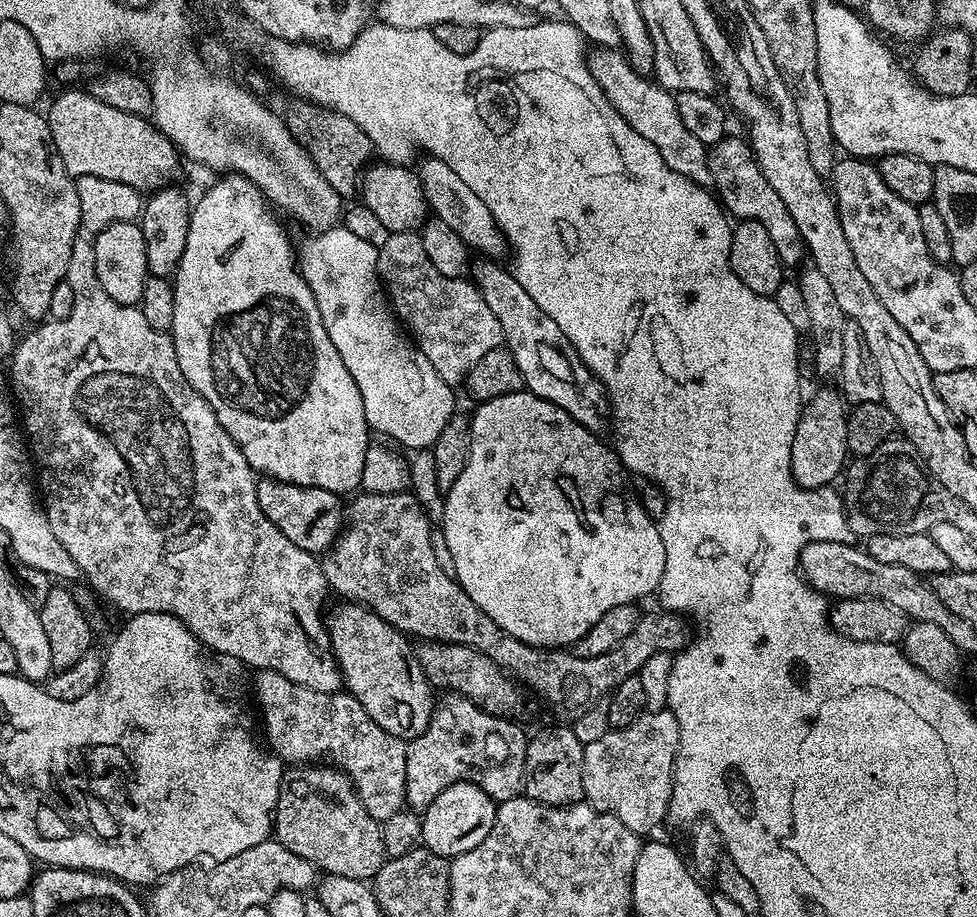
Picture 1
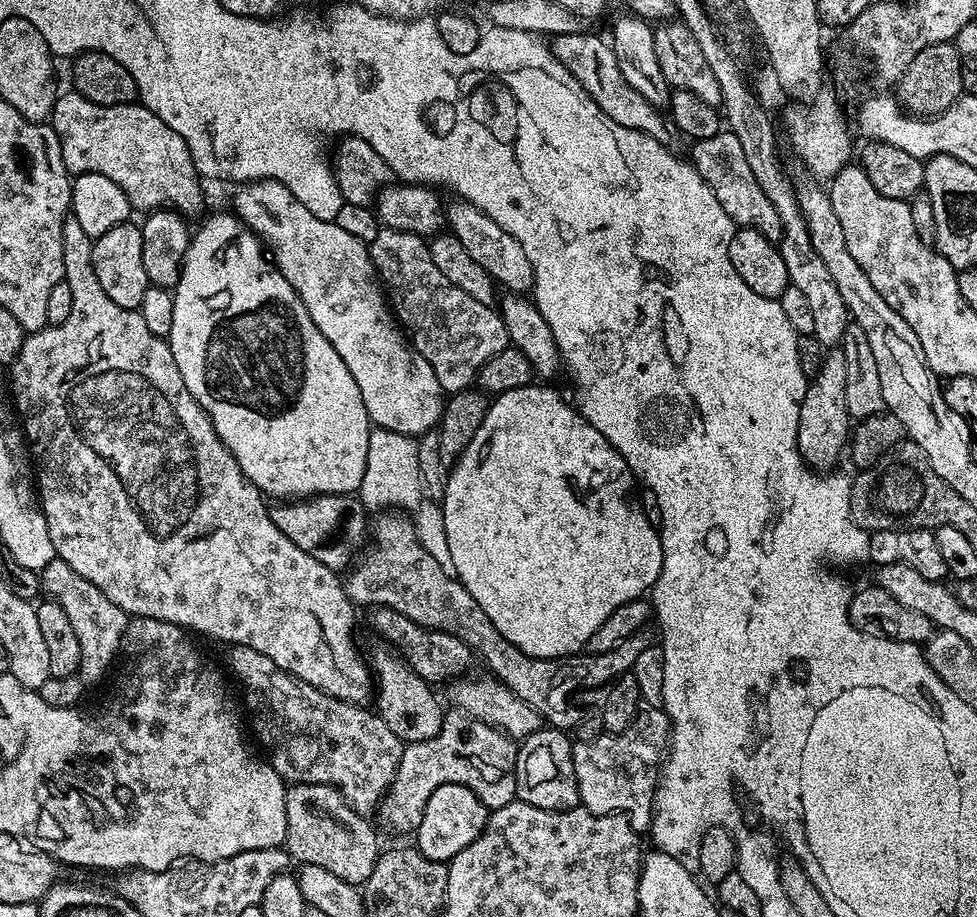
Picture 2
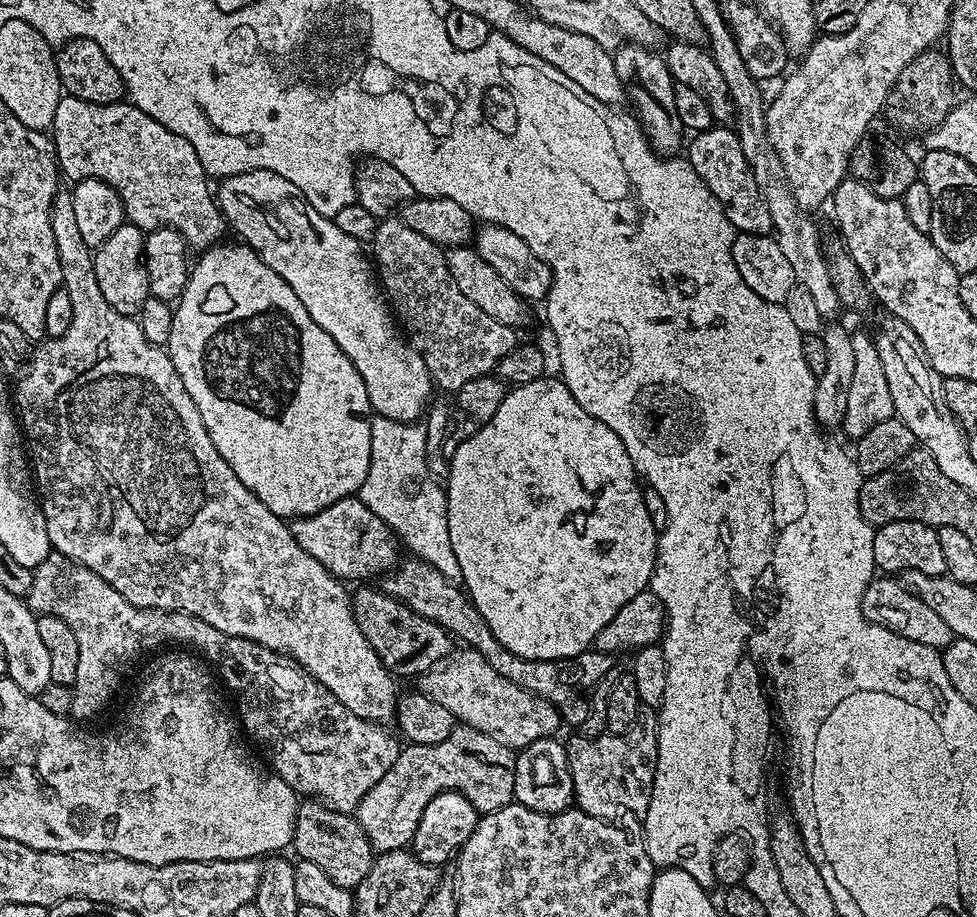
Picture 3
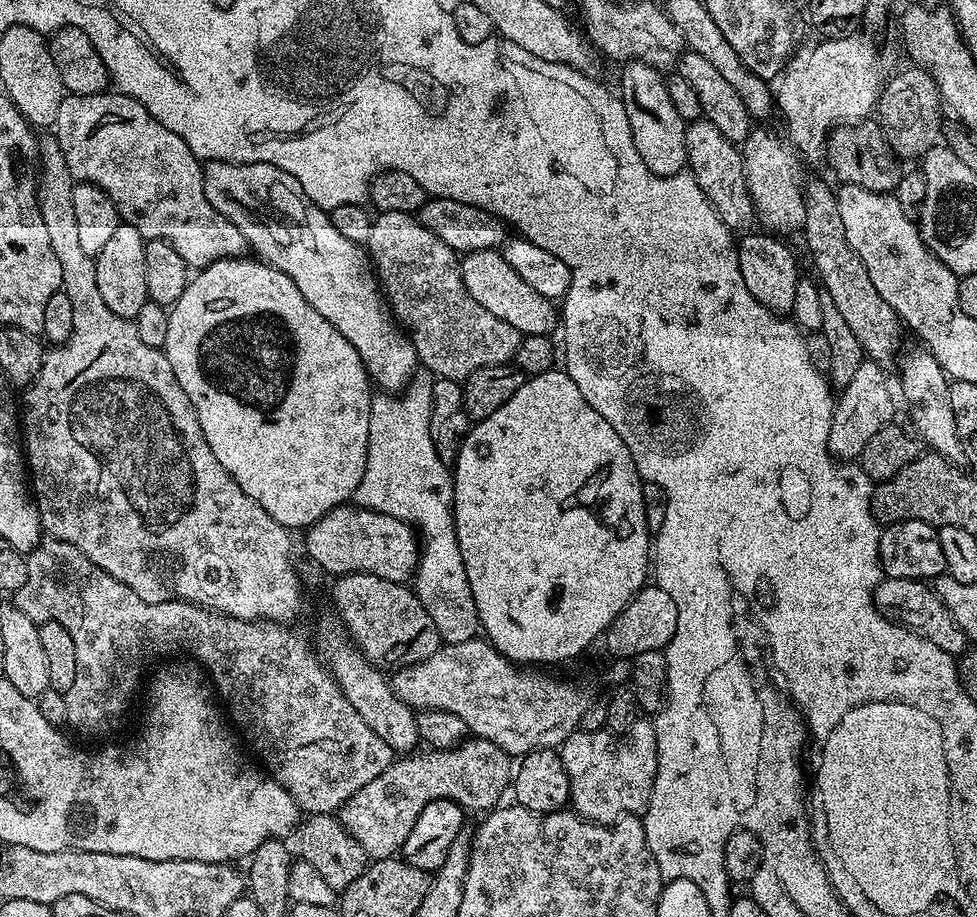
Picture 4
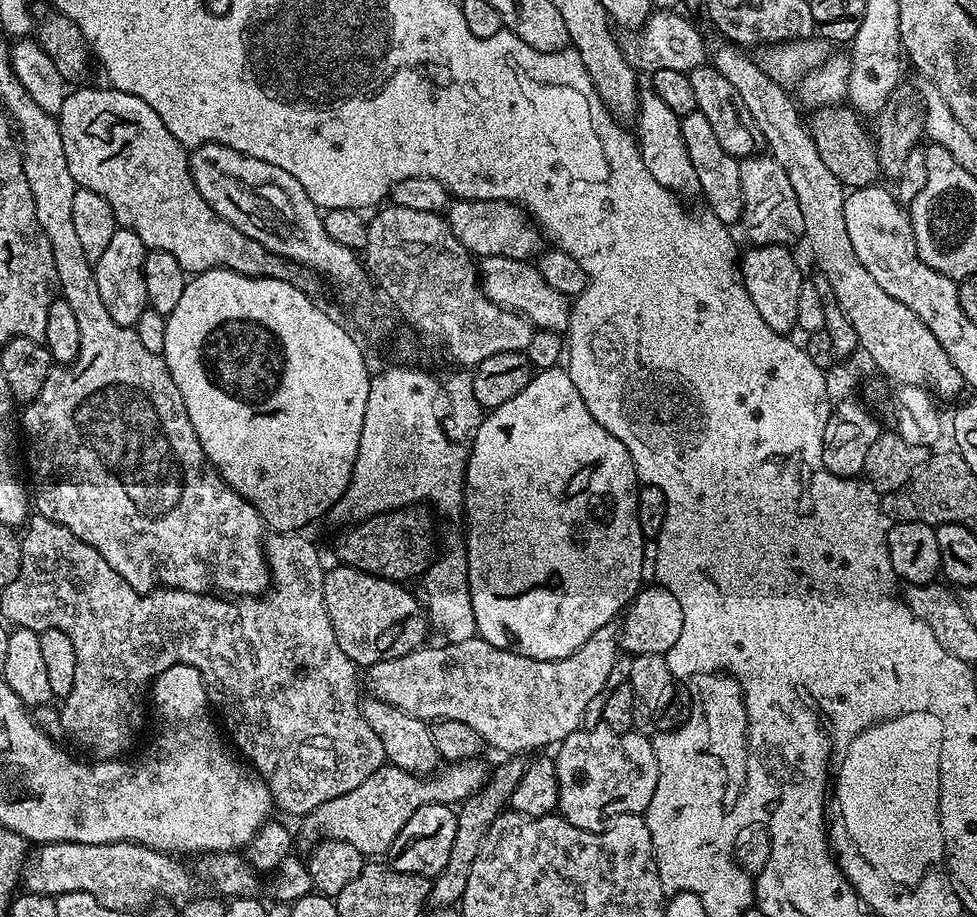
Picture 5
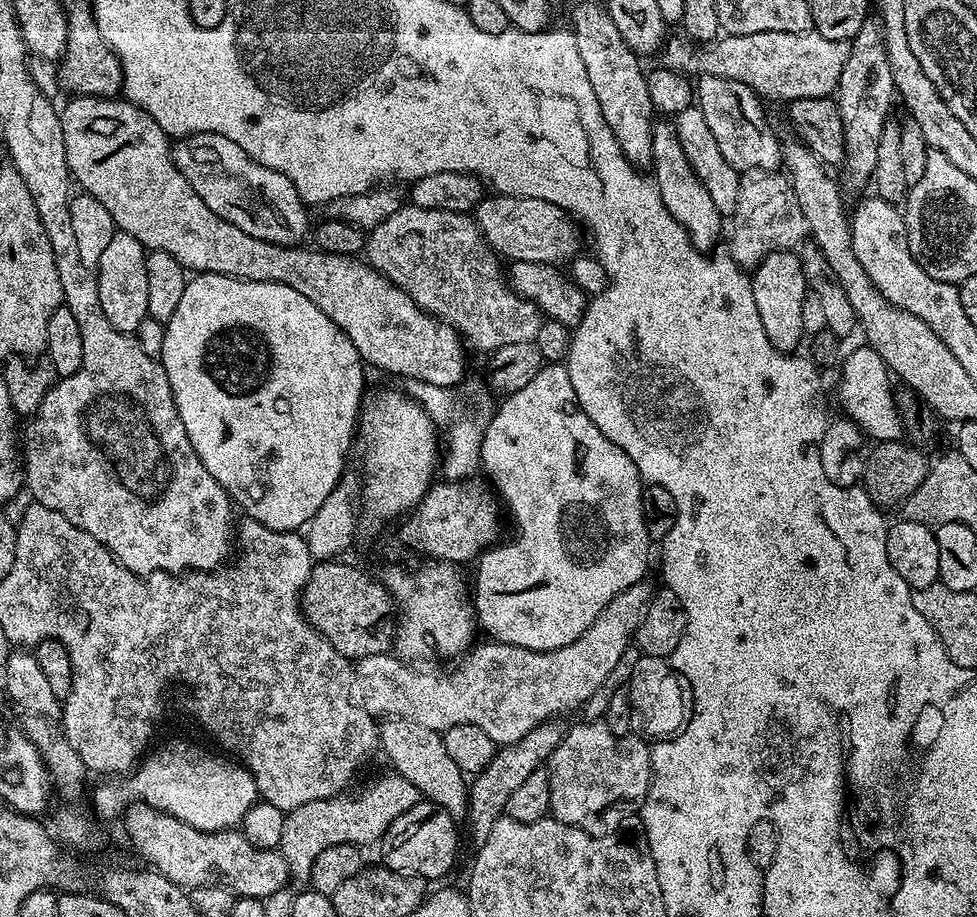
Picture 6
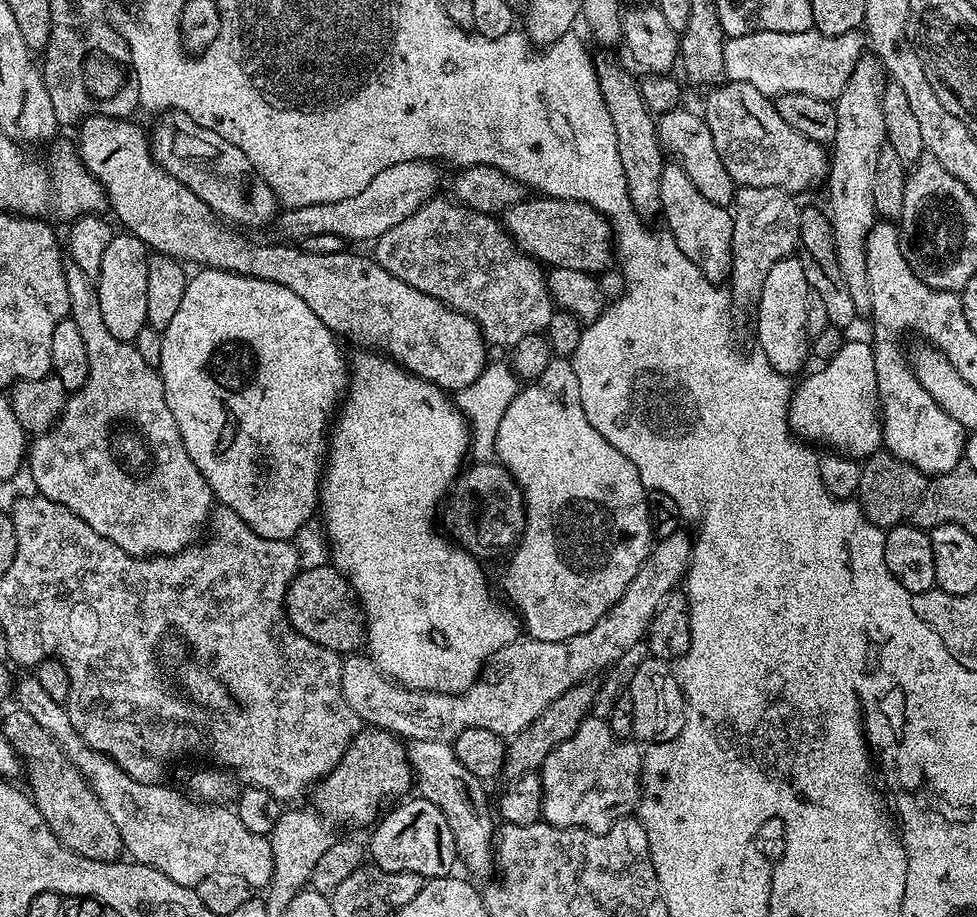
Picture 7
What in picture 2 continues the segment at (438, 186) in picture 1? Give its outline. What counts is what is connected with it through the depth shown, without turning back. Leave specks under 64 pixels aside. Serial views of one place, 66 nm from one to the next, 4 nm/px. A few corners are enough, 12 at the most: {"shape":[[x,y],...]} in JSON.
{"shape":[[472,203],[445,211],[452,235],[497,285],[531,291],[516,239]]}

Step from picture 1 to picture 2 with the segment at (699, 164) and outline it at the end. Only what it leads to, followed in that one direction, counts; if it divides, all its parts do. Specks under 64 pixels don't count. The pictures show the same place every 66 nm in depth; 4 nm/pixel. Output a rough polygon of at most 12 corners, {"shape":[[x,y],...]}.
{"shape":[[577,30],[552,53],[618,126],[667,145],[674,132],[618,70],[605,37]]}

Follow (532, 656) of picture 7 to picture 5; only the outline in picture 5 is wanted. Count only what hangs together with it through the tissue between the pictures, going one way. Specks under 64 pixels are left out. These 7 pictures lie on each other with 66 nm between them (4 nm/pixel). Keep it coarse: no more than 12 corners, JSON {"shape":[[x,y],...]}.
{"shape":[[602,626],[574,654],[473,638],[372,664],[373,697],[466,722],[489,749],[559,745],[618,659]]}

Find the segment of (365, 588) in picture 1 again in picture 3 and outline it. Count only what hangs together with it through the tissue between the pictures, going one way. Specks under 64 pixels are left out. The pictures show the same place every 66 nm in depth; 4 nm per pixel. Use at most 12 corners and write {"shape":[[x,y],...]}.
{"shape":[[401,559],[383,591],[481,652],[514,686],[560,702],[613,657],[527,660],[490,634],[463,587]]}

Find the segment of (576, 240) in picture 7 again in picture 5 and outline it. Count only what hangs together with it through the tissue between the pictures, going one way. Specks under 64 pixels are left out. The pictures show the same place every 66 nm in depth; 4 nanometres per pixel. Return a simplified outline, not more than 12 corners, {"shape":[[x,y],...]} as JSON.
{"shape":[[455,199],[450,230],[477,257],[528,260],[535,220],[505,200]]}

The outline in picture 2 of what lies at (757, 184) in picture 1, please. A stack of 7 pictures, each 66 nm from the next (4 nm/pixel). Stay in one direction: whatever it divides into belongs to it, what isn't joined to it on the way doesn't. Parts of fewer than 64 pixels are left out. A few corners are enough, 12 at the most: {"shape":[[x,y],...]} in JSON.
{"shape":[[721,130],[695,141],[690,163],[732,223],[770,241],[782,218]]}

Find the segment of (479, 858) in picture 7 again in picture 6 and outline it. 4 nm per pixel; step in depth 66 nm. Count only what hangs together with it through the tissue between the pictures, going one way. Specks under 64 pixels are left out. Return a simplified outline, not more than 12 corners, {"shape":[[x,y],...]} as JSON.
{"shape":[[379,725],[391,771],[453,818],[470,812],[466,773],[441,733]]}

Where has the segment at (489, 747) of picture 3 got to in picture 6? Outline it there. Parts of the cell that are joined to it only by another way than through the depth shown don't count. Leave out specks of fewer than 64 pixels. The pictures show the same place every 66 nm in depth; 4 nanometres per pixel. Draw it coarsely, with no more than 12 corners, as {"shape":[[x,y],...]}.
{"shape":[[395,774],[285,815],[278,851],[295,883],[339,844],[375,845],[421,803]]}

